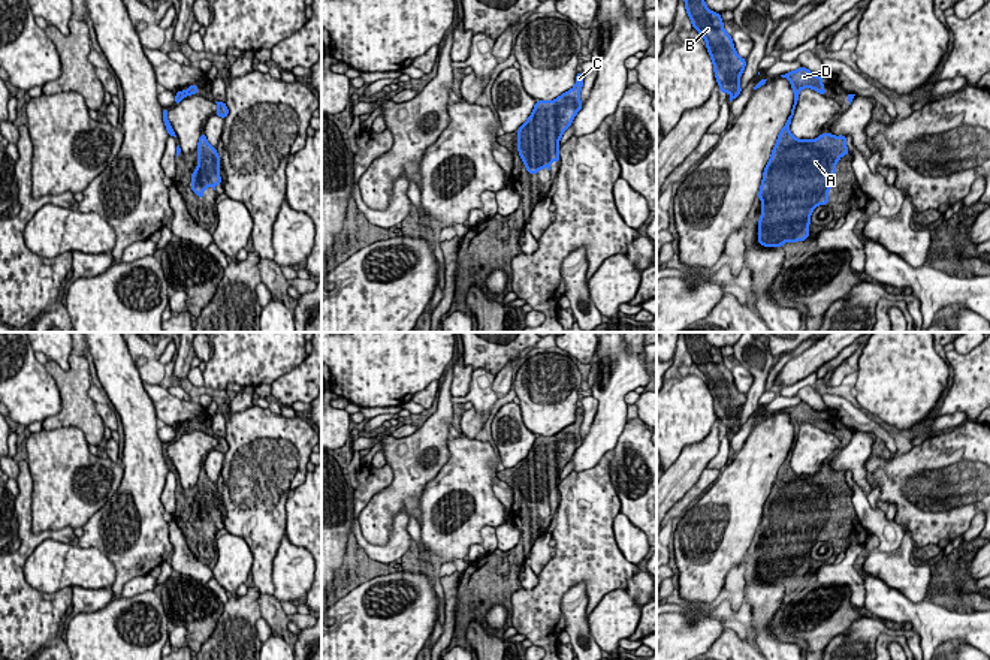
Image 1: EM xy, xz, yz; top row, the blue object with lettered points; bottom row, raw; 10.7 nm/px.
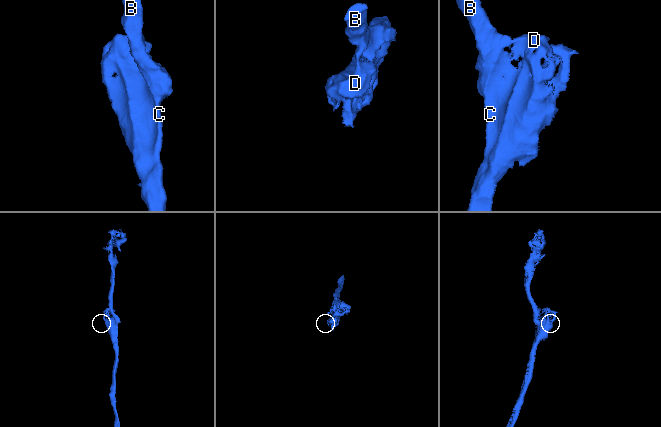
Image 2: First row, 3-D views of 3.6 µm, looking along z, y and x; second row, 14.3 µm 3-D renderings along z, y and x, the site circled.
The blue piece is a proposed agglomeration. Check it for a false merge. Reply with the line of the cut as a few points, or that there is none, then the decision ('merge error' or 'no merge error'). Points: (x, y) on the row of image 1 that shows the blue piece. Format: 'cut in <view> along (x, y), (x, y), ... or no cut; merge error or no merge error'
no cut; no merge error

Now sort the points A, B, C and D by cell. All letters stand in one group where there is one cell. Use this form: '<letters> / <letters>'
A B C D

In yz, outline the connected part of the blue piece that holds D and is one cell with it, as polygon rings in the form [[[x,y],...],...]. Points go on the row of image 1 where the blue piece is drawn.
[[[805,66],[781,76],[790,79],[794,103],[764,168],[758,193],[763,204],[758,242],[770,248],[809,236],[811,214],[818,205],[828,204],[827,192],[836,184],[836,163],[849,154],[845,135],[796,139],[790,132],[800,90],[812,88],[825,96],[824,76]]]

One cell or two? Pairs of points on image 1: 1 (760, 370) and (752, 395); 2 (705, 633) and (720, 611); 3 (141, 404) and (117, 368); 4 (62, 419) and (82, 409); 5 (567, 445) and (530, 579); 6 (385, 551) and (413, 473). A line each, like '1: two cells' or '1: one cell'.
1: one cell
2: two cells
3: one cell
4: one cell
5: two cells
6: two cells

